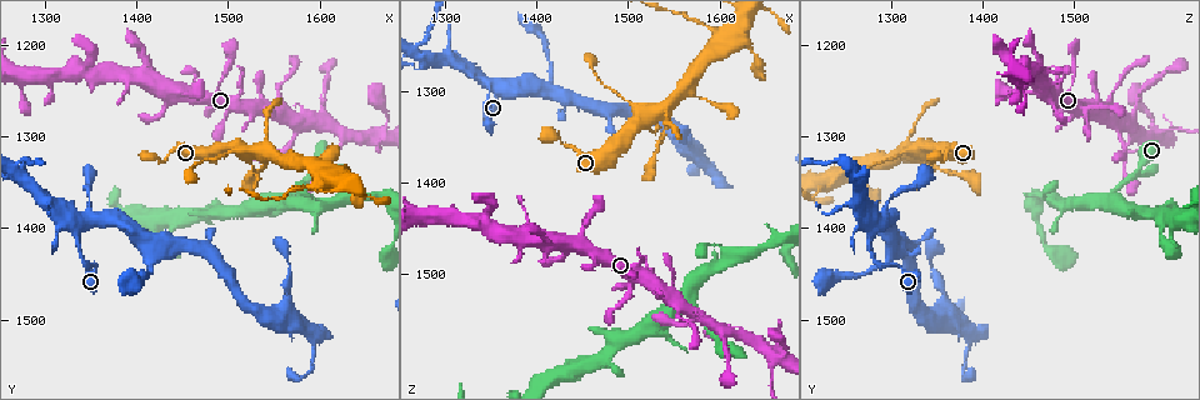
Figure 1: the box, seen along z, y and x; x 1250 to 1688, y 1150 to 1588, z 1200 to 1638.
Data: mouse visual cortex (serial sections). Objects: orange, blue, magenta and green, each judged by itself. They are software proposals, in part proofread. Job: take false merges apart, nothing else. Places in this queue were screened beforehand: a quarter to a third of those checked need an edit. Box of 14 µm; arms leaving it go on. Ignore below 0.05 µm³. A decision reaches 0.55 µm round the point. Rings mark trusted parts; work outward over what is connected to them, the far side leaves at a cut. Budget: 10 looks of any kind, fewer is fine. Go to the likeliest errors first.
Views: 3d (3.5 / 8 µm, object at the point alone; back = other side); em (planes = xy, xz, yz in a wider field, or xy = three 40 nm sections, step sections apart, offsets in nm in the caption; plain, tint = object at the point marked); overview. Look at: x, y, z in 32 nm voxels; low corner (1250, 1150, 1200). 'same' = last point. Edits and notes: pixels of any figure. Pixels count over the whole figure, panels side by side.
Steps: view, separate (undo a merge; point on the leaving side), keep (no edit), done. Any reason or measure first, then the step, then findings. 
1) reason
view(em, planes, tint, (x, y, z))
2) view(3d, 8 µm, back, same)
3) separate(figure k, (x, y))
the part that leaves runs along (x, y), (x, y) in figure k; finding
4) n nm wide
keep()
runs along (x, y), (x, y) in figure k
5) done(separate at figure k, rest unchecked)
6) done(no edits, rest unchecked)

thick turns thin
view(3d, 3.5 µm, (1590, 1355, 1235))

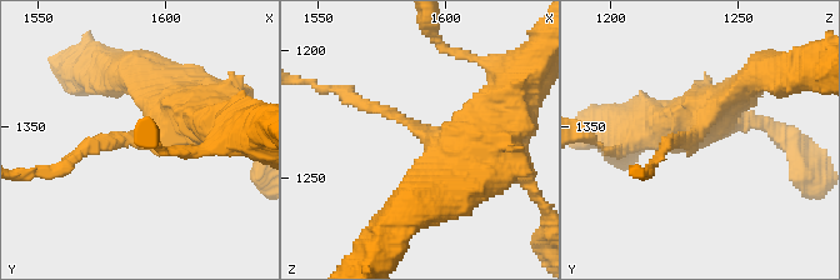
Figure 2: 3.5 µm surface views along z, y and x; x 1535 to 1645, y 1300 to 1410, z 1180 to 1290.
arms of 150, 500 nm
keep()
runs along (458, 180), (469, 166), (396, 115), (354, 100) in figure 2; one cell here

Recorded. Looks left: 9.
thick turns thin
view(3d, 3.5 µm, (1505, 1320, 1315))

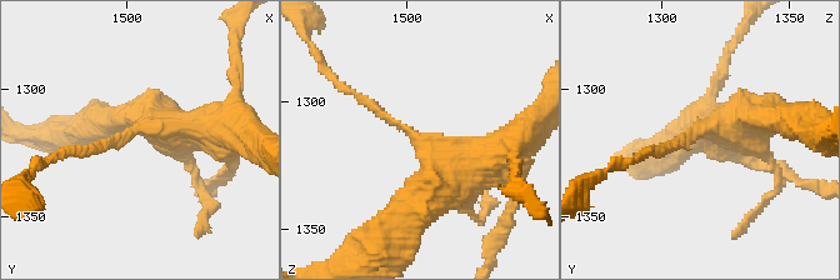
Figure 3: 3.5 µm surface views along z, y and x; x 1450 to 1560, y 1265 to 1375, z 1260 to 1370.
arms of 150, 500 nm; now the EM
view(em, xy, step 1, tint, (1503, 1318, 1312))

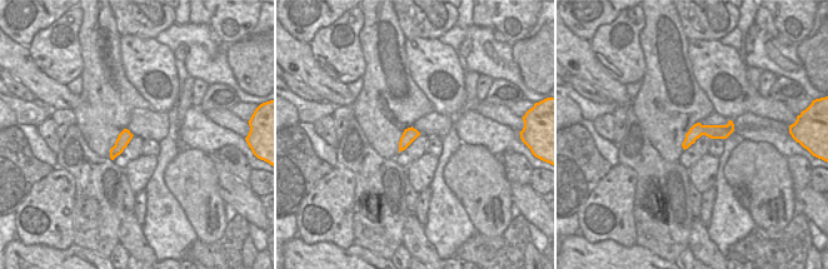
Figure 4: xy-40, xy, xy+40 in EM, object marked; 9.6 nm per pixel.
keep()
runs along (731, 126), (699, 130), (686, 144) in figure 4; continuous, no second cell

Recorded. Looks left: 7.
small branch off a trunk
view(3d, 3.5 µm, back, (1625, 1295, 1565))

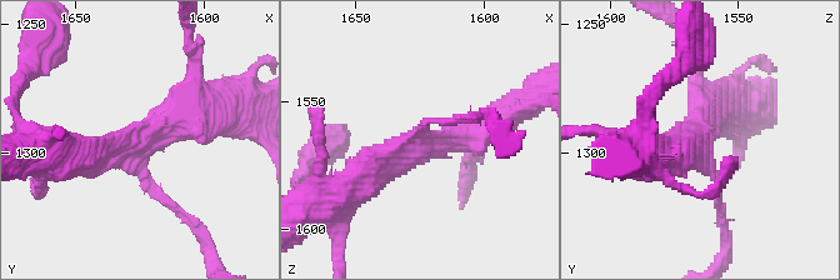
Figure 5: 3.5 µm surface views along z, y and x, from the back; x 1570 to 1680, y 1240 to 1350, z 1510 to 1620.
keep()
runs along (490, 125), (386, 154), (349, 189) in figure 5; continuous, no second cell

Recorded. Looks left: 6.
thick turns thin
view(em, xy, step 3, tint, (1430, 1270, 1480))

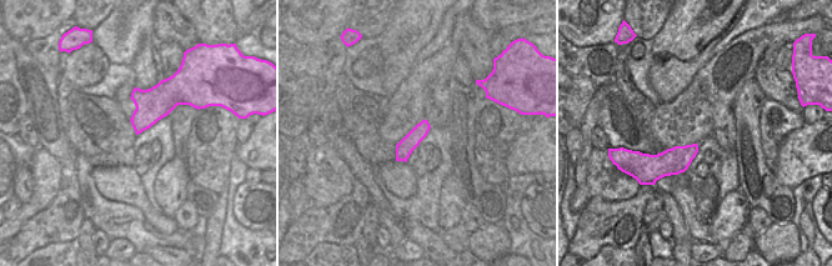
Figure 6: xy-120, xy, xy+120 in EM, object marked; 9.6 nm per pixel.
view(3d, 3.5 µm, same)

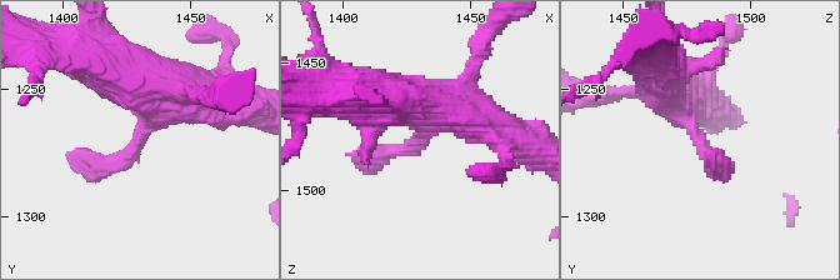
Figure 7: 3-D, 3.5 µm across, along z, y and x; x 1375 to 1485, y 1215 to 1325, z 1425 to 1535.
keep()
runs along (191, 91), (173, 88), (126, 156), (76, 153) in figure 7; continuous, no second cell

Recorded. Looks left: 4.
done(no edits, rest unchecked)

